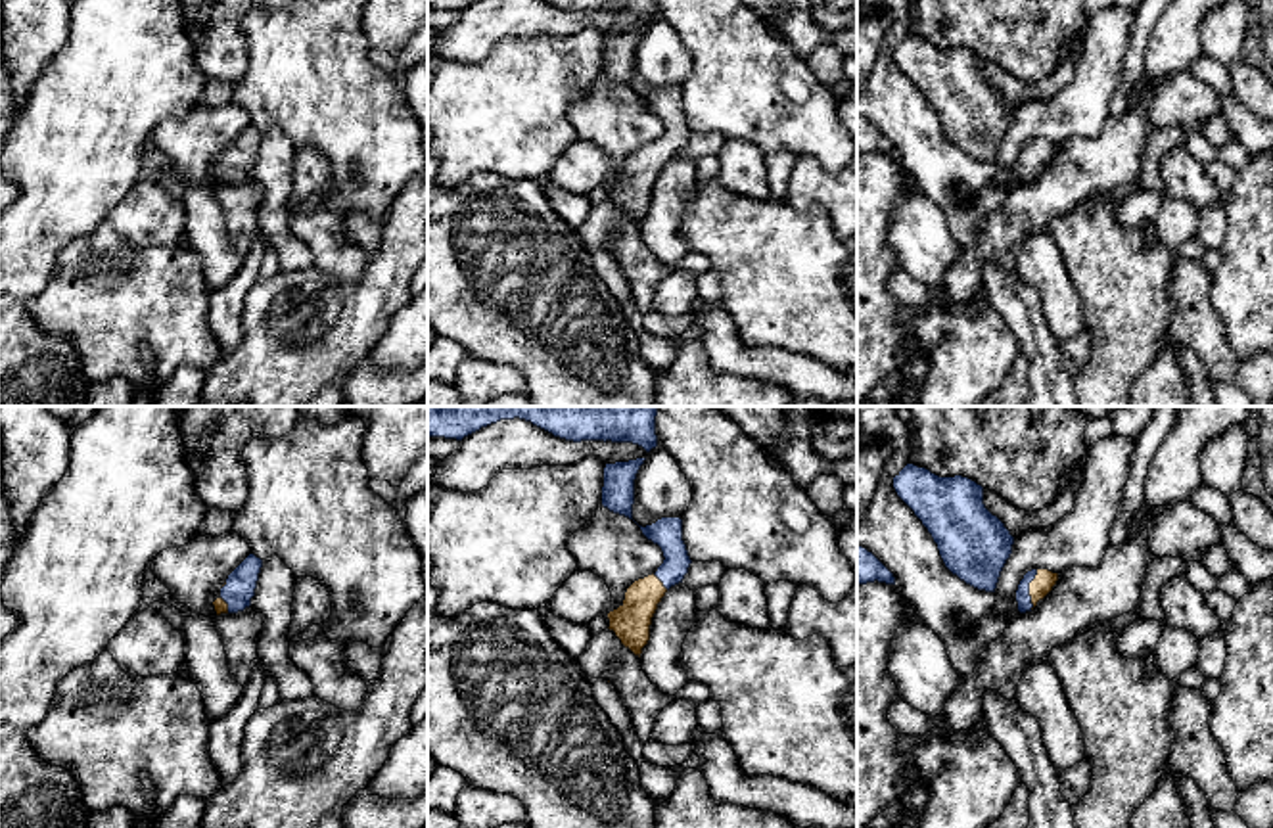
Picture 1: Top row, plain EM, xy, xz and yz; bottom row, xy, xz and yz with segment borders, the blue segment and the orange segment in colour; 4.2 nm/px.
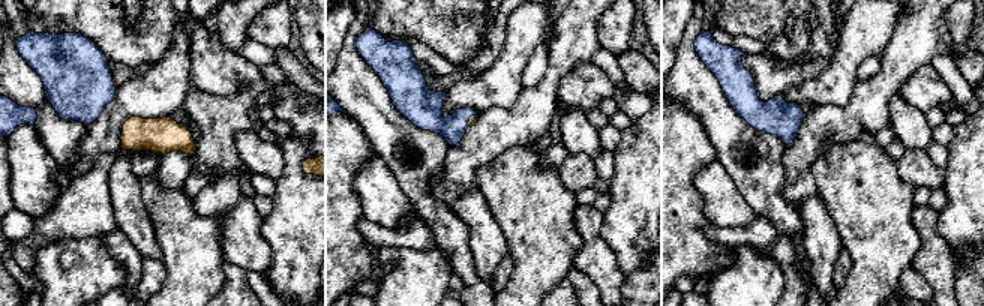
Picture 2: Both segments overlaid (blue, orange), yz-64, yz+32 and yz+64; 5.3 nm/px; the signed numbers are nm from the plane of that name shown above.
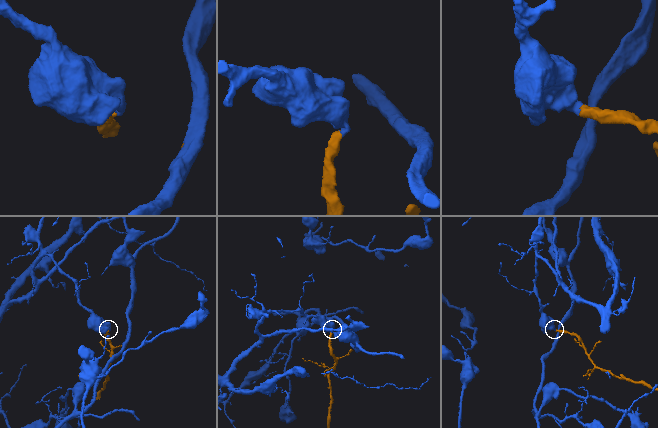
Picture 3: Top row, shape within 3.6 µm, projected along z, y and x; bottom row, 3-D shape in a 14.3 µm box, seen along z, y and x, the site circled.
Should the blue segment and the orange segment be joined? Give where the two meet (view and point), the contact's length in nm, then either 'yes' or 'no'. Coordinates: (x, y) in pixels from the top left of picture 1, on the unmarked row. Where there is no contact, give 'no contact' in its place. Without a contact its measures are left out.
meets blue in yz at (1028, 160); contact 170 nm long; yes

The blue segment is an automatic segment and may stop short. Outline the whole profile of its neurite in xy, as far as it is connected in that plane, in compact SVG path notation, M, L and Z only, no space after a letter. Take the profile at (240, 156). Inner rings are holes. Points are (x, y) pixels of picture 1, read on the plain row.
M249 125L226 150L220 167L213 172L217 186L238 184L251 176L263 130Z

